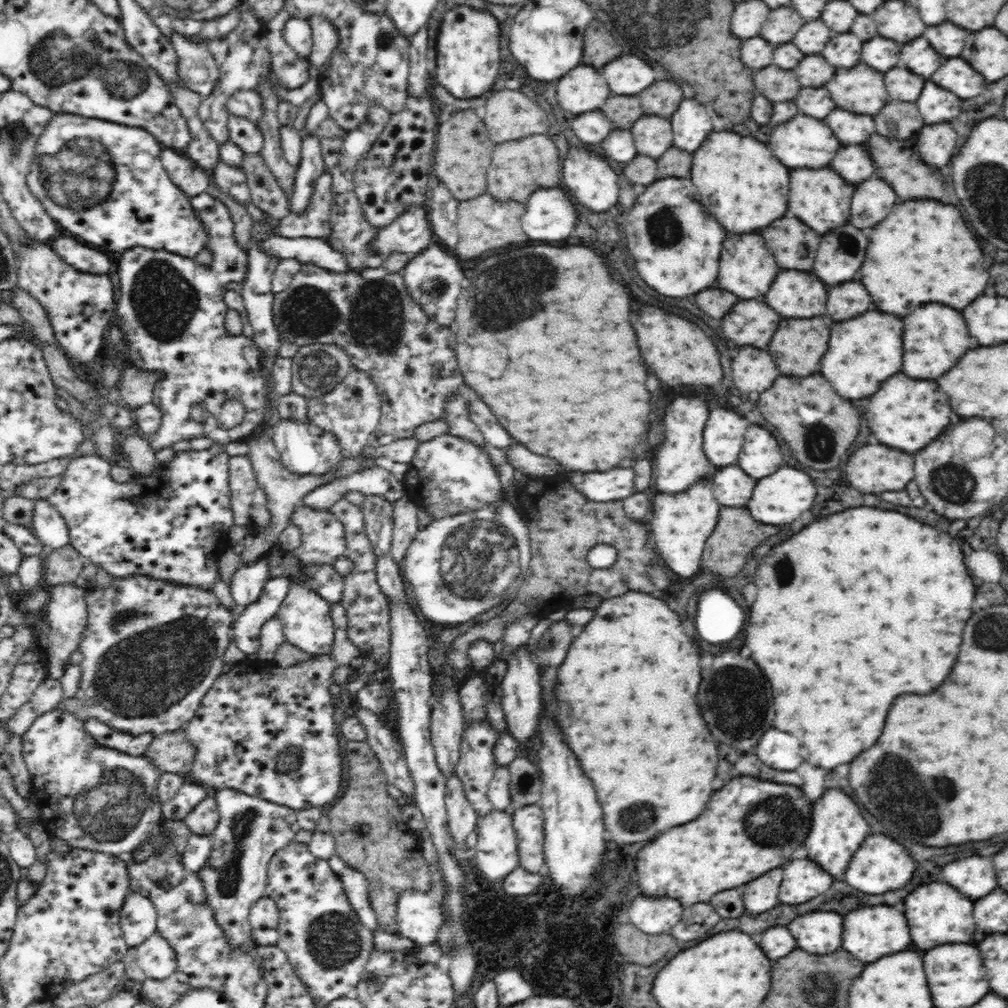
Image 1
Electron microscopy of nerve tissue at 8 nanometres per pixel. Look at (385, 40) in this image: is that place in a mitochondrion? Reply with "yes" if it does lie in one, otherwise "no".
yes

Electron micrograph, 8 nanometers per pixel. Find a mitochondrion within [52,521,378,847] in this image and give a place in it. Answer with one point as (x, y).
(175, 656)

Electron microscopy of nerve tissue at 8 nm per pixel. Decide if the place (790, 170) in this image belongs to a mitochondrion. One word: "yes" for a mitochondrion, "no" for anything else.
no

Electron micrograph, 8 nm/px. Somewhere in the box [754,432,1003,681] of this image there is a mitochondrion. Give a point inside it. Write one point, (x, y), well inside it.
(956, 487)

